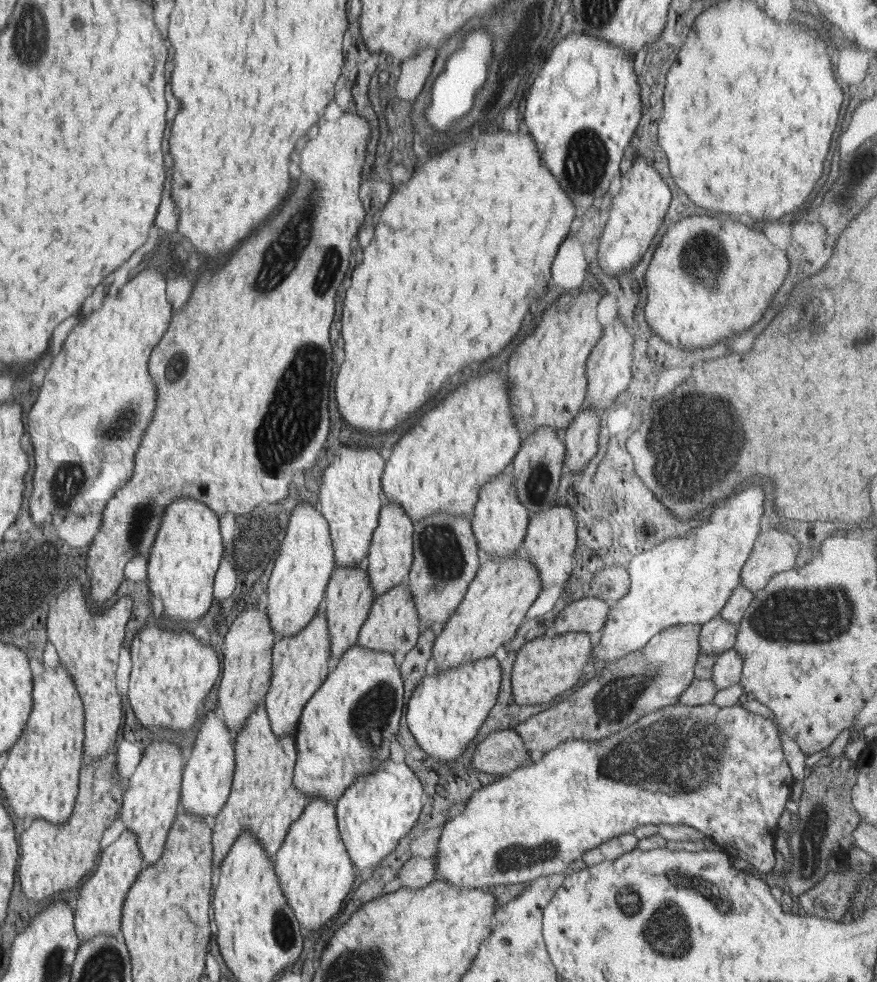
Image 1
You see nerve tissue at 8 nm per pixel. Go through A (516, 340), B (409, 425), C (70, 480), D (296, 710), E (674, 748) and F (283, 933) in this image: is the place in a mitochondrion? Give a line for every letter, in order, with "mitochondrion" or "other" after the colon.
A: other
B: other
C: mitochondrion
D: other
E: mitochondrion
F: mitochondrion

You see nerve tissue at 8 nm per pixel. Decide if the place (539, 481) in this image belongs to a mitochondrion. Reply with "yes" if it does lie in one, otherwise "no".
yes

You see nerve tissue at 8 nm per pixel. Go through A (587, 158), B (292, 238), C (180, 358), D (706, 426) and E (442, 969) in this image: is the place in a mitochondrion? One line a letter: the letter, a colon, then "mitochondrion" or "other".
A: mitochondrion
B: mitochondrion
C: mitochondrion
D: mitochondrion
E: other

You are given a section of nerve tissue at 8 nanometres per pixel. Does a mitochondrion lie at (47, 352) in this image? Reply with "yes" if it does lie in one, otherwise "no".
no

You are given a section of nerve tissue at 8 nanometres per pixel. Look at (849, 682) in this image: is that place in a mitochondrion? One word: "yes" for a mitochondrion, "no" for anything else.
no

